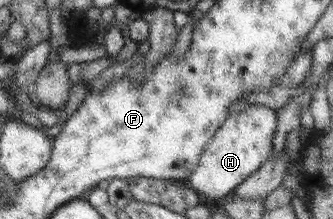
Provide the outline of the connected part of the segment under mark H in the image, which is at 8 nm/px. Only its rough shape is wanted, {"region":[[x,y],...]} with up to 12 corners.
{"region":[[277,111],[229,115],[187,178],[215,201],[273,156]]}

